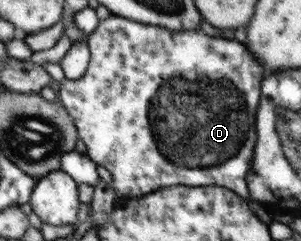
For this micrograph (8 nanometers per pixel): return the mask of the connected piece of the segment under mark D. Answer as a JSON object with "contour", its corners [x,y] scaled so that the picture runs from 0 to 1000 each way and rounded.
{"contour":[[[362,66],[336,83],[322,120],[299,137],[286,166],[302,195],[302,261],[292,295],[266,332],[226,332],[216,324],[183,353],[189,402],[206,419],[216,452],[236,473],[262,564],[289,606],[292,651],[329,689],[355,701],[372,730],[369,776],[395,826],[462,822],[508,801],[532,780],[561,772],[615,768],[628,776],[728,772],[748,776],[787,801],[804,826],[834,826],[834,801],[814,751],[814,730],[841,680],[841,618],[854,577],[850,461],[864,415],[864,357],[887,311],[887,295],[854,253],[854,241],[807,195],[794,170],[754,170],[728,154],[694,154],[681,137],[601,137],[522,112],[518,104],[482,104],[452,87],[419,83],[412,71]]]}

